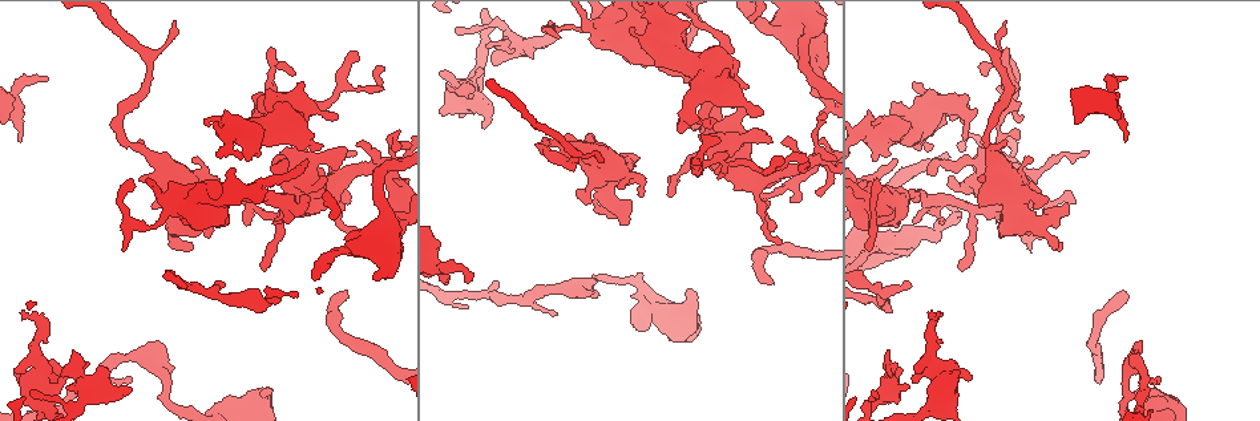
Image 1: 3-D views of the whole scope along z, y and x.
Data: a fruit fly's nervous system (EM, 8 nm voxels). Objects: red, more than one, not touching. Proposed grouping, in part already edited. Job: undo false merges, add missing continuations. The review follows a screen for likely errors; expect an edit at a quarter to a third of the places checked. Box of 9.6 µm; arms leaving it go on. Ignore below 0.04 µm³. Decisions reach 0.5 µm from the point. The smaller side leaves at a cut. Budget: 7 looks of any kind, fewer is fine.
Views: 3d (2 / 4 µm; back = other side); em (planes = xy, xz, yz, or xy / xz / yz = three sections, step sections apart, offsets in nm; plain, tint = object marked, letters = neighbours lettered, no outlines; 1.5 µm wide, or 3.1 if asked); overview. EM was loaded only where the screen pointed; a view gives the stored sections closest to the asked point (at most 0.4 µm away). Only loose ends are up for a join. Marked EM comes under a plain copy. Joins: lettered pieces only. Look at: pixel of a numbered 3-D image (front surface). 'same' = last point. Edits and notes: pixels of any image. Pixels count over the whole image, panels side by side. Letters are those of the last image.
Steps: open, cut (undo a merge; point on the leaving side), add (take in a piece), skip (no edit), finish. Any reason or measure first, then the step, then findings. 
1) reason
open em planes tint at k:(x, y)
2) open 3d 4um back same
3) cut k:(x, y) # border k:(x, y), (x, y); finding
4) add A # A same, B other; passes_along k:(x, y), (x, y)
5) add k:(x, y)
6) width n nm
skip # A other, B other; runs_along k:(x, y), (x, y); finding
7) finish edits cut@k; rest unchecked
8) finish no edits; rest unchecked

free end
open em xy step 4 letters at 1:(1125, 78)

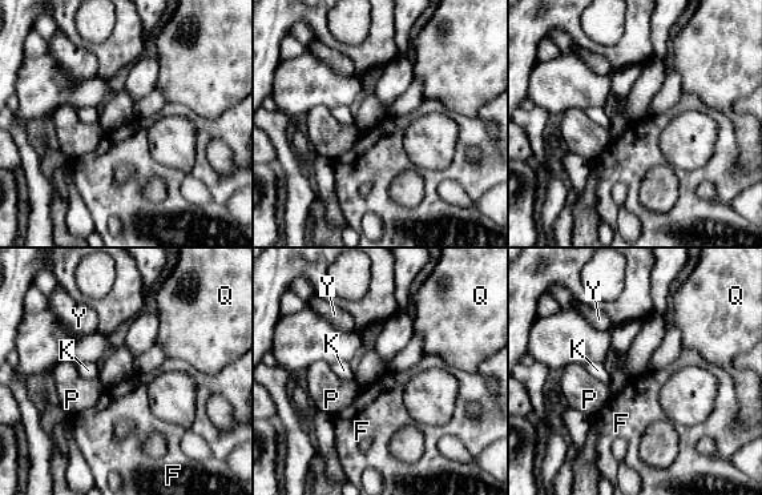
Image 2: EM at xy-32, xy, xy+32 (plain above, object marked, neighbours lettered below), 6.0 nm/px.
open em yz step 8 letters same

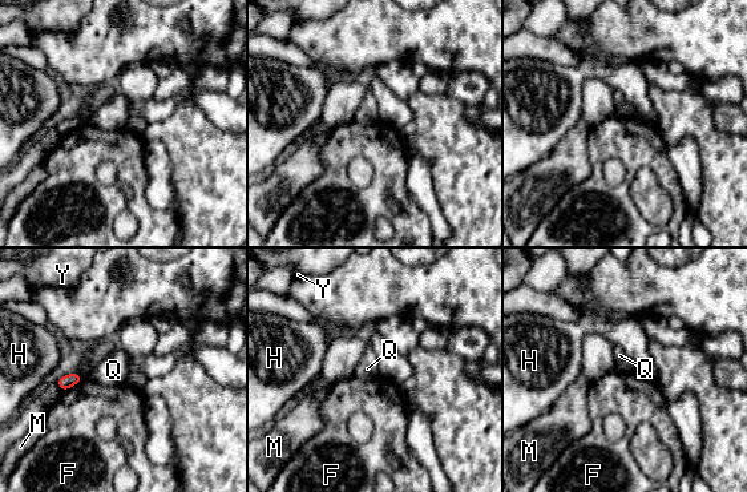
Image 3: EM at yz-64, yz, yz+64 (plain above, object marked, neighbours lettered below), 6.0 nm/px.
skip # F other, H other, M other, Q other, Y other; border 3:(84, 379), (63, 391); none of them fits

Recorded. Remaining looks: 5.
an open end
open em planes letters at 1:(631, 163)

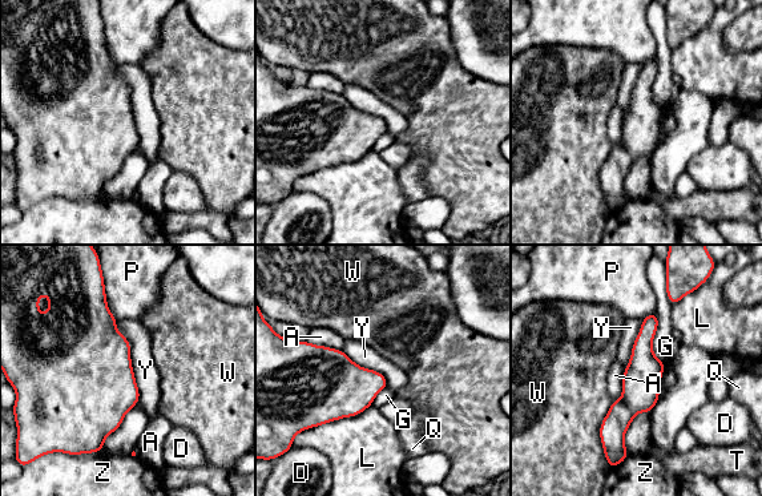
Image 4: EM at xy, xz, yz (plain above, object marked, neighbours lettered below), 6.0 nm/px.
skip # A other, D other, G other, L other, P other, Q other, T other, W other, Y other, Z other; runs_along 4:(653, 317), (619, 450); none of them fits

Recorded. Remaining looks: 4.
thin end
open 3d 4um at 1:(780, 157)

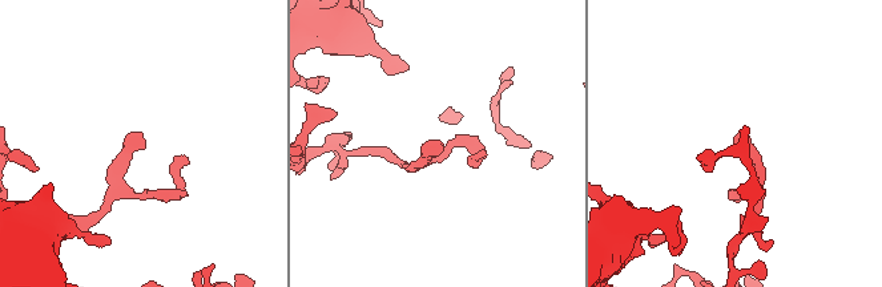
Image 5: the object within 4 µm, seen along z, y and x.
now the EM
open em yz step 8 letters at 5:(441, 147)

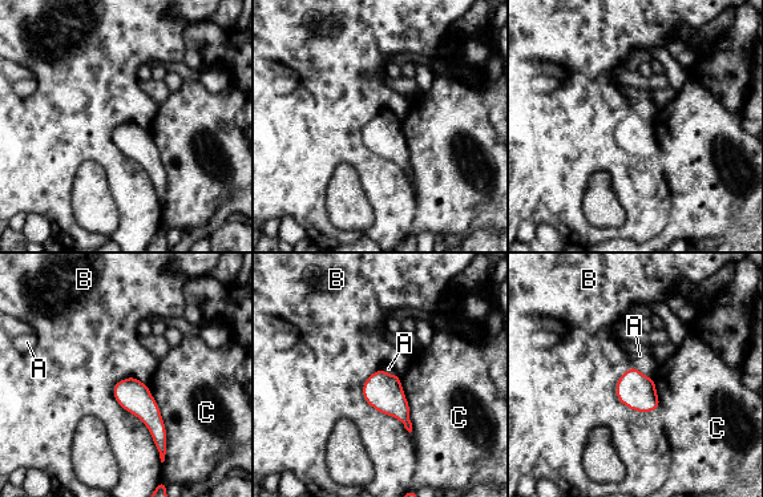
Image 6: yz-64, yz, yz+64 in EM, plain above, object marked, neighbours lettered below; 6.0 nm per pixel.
cut it another way
open em xy step 8 letters same

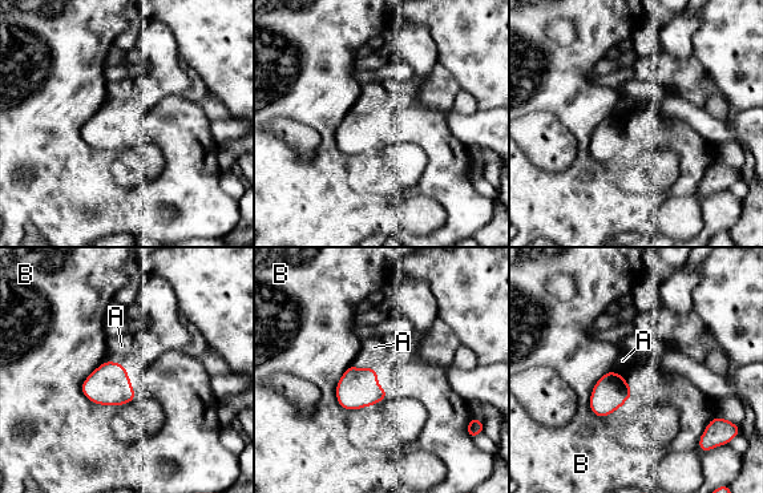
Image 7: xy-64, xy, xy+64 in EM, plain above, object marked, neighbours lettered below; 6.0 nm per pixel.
width 150 nm; longest_contact B 300 nm
add A # A same, B other; it goes on there

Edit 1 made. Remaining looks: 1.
finish edits add@7; rest unchecked

